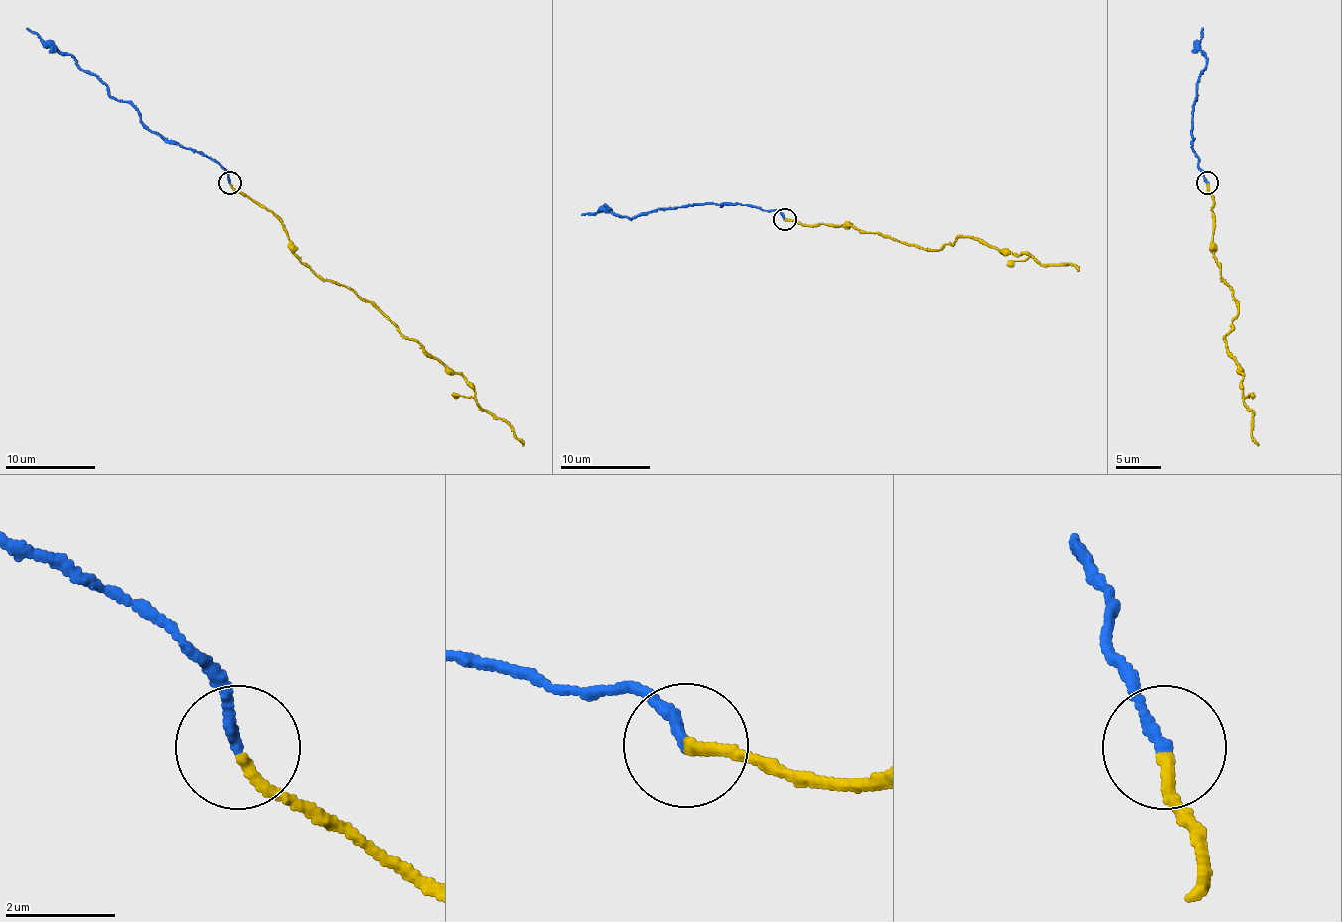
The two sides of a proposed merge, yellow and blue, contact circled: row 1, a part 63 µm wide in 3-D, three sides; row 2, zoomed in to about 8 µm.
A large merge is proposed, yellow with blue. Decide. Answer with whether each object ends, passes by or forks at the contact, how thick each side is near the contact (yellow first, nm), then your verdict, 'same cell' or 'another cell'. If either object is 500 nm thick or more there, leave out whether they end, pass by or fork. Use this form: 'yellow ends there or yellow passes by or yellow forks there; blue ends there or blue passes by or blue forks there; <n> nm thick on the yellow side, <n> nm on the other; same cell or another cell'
yellow ends there; blue ends there; 200 nm thick on the yellow side, 200 nm on the other; another cell

